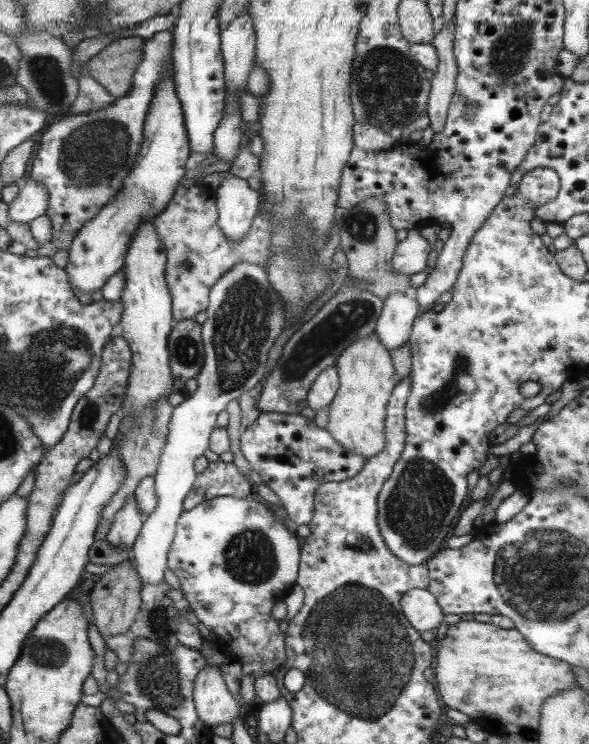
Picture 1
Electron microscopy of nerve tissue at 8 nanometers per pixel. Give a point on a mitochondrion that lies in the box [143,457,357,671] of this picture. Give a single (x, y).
(250, 556)

